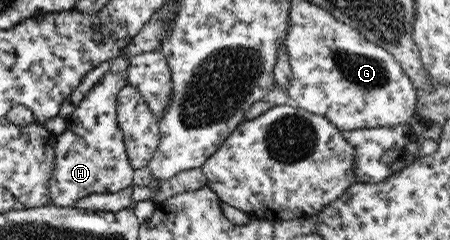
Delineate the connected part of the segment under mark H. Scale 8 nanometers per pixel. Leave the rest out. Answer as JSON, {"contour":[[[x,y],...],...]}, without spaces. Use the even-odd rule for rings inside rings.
{"contour":[[[107,72],[81,100],[75,112],[66,118],[66,131],[55,137],[55,167],[49,179],[51,205],[75,208],[80,198],[93,193],[114,193],[132,184],[134,168],[127,158],[116,119],[117,95],[127,84],[125,73]]]}

